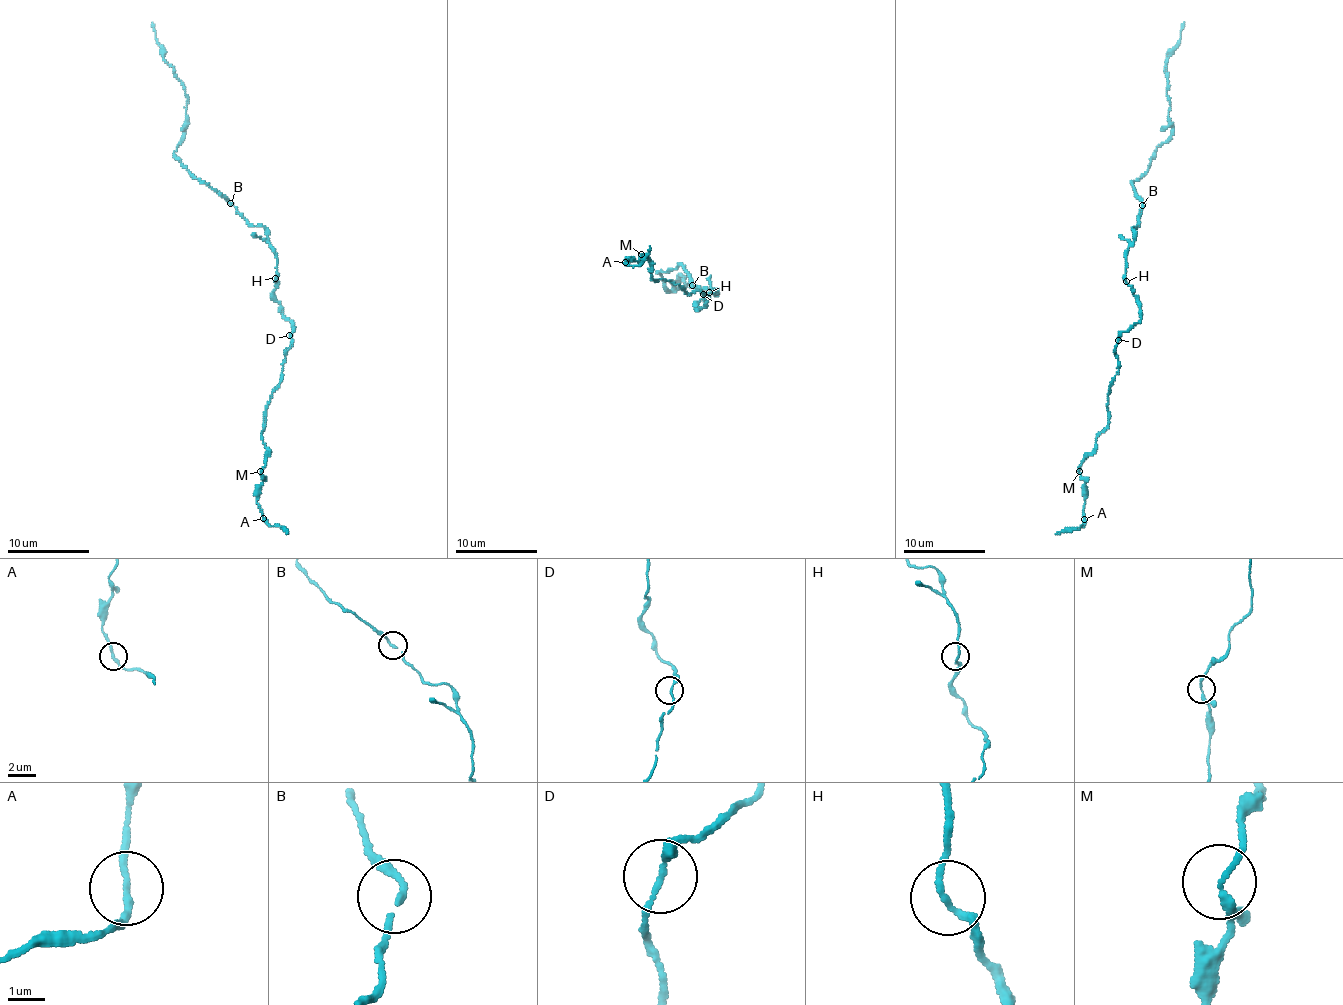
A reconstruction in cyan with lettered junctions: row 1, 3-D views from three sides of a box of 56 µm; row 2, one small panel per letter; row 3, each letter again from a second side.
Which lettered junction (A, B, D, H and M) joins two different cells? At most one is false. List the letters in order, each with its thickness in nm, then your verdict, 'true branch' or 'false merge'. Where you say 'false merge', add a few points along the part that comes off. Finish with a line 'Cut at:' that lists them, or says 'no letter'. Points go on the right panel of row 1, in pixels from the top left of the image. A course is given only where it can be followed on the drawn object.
A: 180 nm thick; true branch
B: 150 nm thick; true branch
D: 170 nm thick; true branch
H: 170 nm thick; true branch
M: 170 nm thick; true branch
Cut at: no letter

